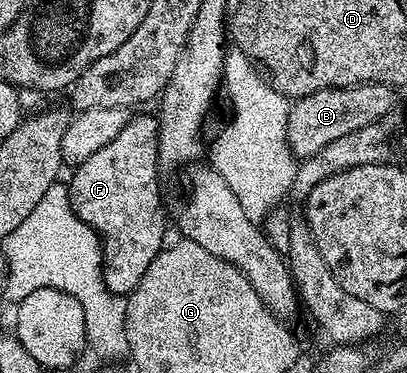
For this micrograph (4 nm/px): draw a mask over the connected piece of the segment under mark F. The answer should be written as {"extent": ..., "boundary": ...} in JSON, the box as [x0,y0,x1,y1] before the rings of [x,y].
{"extent":[69,113,164,296],"boundary":[[[153,113],[139,114],[128,117],[125,128],[121,128],[121,132],[117,132],[117,136],[113,140],[109,140],[109,144],[105,144],[105,148],[97,148],[97,152],[93,152],[93,156],[89,156],[89,160],[85,160],[80,166],[74,167],[70,171],[71,182],[69,181],[69,193],[71,195],[71,207],[73,212],[85,224],[89,224],[99,235],[103,244],[103,283],[107,289],[112,290],[114,294],[122,294],[124,296],[133,292],[133,288],[137,288],[137,284],[141,280],[141,276],[145,276],[145,268],[149,268],[149,264],[153,264],[153,260],[159,255],[159,251],[164,249],[163,242],[163,202],[159,199],[159,169],[161,163],[159,161],[159,119]]]}

